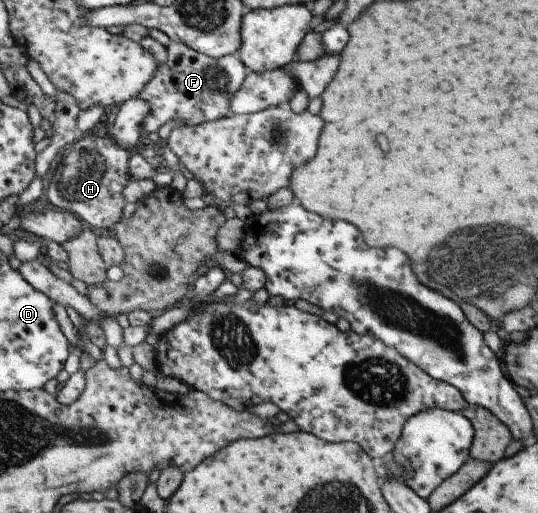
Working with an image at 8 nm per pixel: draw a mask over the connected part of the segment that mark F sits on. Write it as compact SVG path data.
M171 39L166 50L169 52L168 62L158 66L155 77L138 96L151 106L150 115L144 119L145 134L157 134L170 120L196 126L234 114L231 110L232 99L248 78L247 66L238 54L217 59Z

